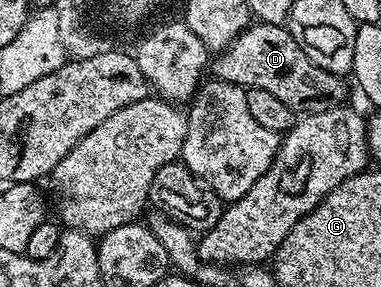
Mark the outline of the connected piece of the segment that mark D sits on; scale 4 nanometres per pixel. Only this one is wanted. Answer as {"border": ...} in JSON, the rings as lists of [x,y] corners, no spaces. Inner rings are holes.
{"border":[[[256,21],[247,29],[242,30],[224,50],[220,50],[214,55],[209,70],[210,73],[215,73],[212,75],[218,81],[227,82],[231,86],[242,86],[247,90],[265,88],[265,92],[277,96],[277,100],[281,100],[287,107],[293,108],[296,115],[299,116],[325,112],[334,106],[342,106],[348,101],[347,86],[343,83],[346,81],[340,75],[313,64],[313,60],[309,60],[309,56],[305,56],[301,44],[297,44],[297,40],[293,40],[286,25],[274,26],[268,22]]]}

